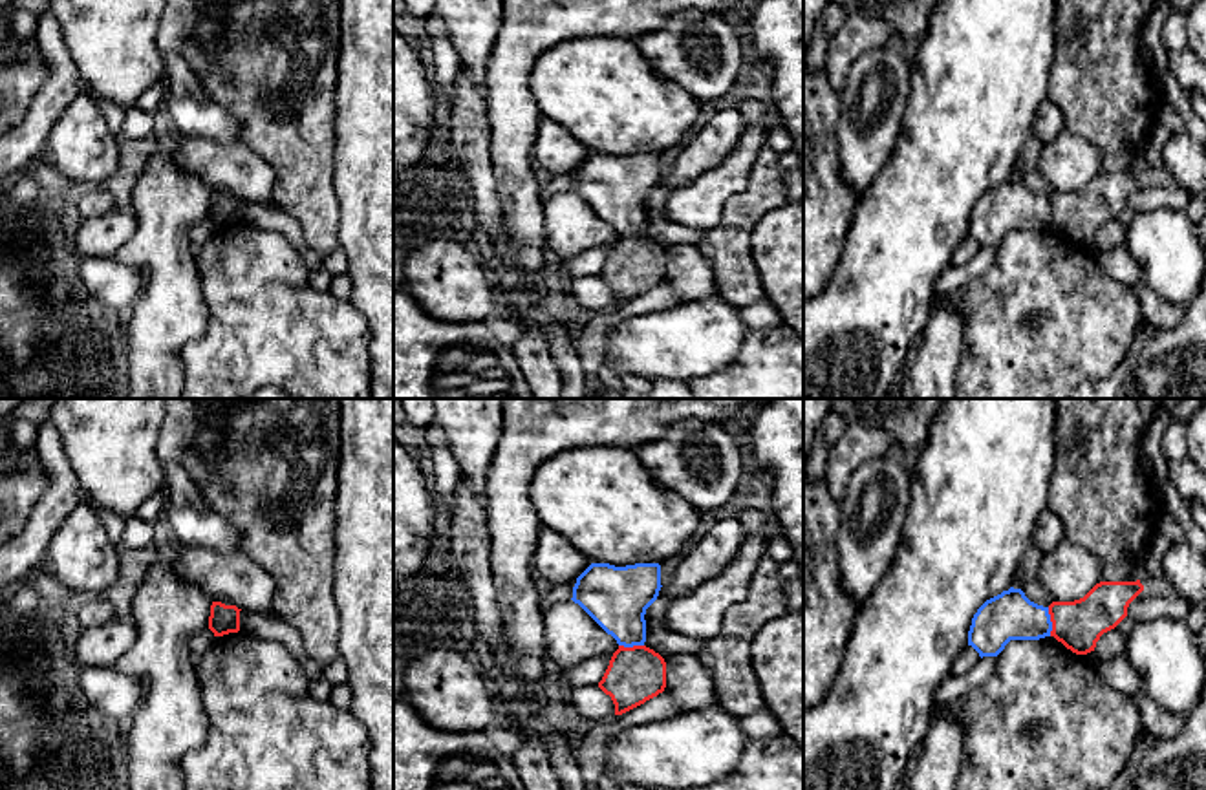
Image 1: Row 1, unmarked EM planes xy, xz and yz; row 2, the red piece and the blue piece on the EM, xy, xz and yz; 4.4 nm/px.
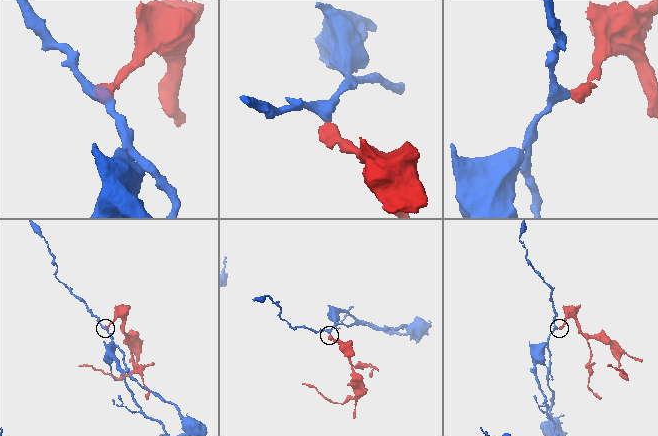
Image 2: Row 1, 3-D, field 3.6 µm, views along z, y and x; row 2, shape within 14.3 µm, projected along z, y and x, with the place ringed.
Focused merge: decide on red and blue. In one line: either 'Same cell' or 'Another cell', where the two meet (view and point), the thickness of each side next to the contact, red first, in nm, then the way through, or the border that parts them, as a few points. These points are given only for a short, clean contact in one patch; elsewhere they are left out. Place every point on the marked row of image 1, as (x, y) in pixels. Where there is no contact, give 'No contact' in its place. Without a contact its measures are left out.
Another cell. Touches red at yz (1051, 620). Thickness 220 nm (red) against 220 nm

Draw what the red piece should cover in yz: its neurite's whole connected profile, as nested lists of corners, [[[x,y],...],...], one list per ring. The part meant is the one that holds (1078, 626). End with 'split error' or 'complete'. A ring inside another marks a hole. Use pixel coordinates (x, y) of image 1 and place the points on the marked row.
[[[1100,582],[1083,598],[1052,602],[1049,614],[1050,636],[1076,655],[1094,651],[1100,636],[1114,629],[1125,616],[1129,603],[1144,591],[1136,582]]] | complete

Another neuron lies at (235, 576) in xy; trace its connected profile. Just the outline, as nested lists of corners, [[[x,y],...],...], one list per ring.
[[[183,547],[172,563],[176,574],[210,600],[223,598],[242,611],[276,614],[275,582],[245,552]]]

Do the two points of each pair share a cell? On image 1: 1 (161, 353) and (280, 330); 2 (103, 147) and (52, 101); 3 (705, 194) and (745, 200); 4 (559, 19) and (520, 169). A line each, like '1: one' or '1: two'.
1: two
2: two
3: two
4: one

